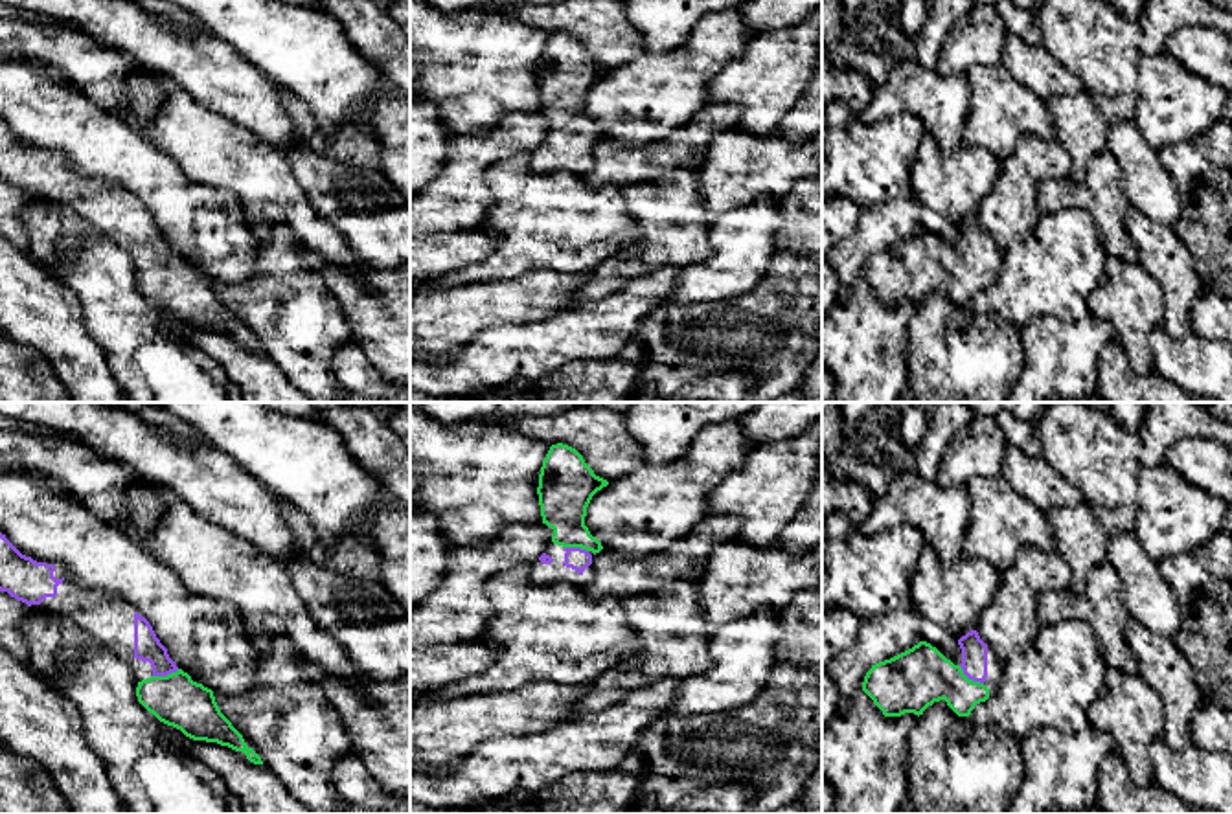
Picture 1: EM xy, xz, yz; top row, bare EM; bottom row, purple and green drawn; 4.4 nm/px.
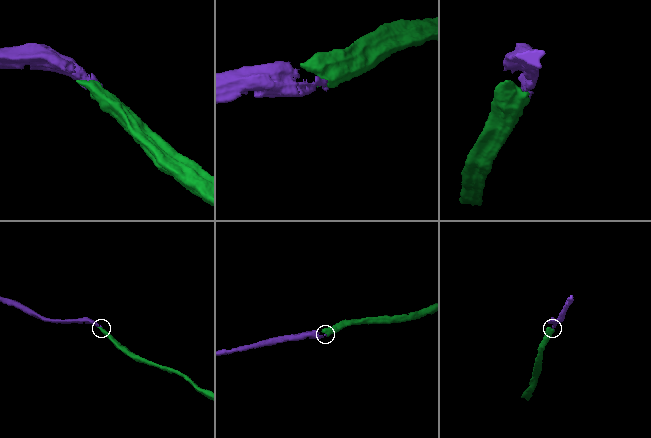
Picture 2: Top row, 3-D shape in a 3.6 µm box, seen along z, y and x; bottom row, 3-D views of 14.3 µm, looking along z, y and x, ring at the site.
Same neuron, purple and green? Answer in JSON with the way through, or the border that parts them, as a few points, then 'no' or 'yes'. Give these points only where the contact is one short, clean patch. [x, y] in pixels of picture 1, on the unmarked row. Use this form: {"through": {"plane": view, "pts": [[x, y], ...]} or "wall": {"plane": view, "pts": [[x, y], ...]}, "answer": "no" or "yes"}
{"through": {"plane": "yz", "pts": [[973, 252], [969, 267], [912, 269]]}, "answer": "yes"}

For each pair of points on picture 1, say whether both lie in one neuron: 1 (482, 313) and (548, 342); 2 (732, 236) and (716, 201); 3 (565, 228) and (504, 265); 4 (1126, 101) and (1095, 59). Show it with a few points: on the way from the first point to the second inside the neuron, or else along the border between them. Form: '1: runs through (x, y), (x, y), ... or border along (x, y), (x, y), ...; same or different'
1: border along (548, 316), (537, 322), (493, 324), (467, 340); different
2: border along (762, 197), (743, 208), (730, 208), (714, 219); different
3: runs through (550, 228), (541, 228), (519, 250); same
4: border along (1083, 87), (1106, 96), (1129, 94), (1135, 120); different

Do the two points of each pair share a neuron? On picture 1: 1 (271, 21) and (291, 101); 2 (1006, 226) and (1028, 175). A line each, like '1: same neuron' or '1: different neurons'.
1: different neurons
2: same neuron

